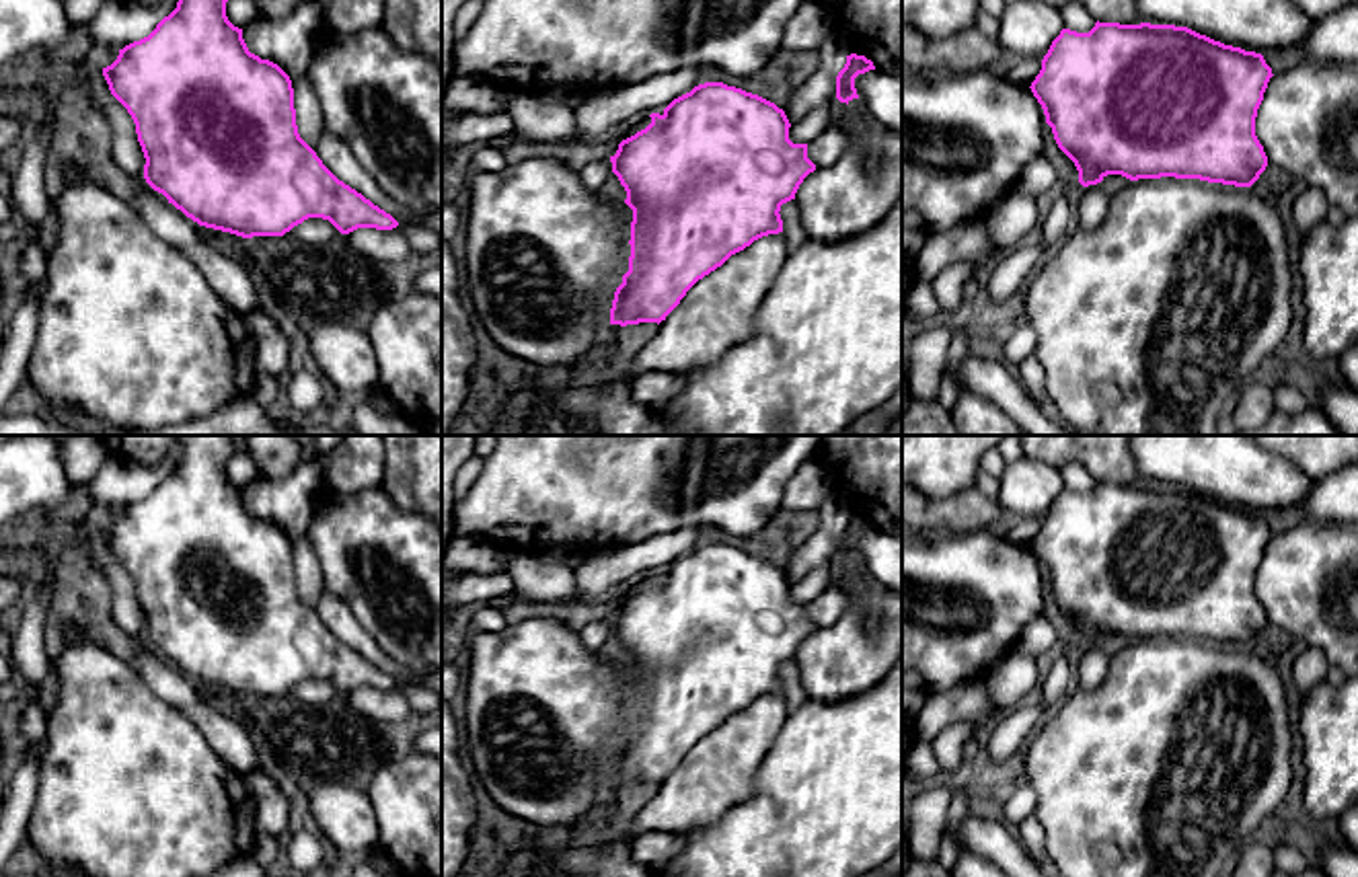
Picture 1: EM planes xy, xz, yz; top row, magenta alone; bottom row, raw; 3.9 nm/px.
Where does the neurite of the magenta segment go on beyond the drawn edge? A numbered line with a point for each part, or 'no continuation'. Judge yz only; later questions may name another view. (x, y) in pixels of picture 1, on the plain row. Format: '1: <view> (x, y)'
no continuation

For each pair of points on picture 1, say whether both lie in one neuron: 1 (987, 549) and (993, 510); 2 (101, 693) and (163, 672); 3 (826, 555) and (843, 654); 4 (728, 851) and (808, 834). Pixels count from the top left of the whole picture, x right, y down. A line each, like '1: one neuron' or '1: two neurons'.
1: two neurons
2: two neurons
3: one neuron
4: one neuron

